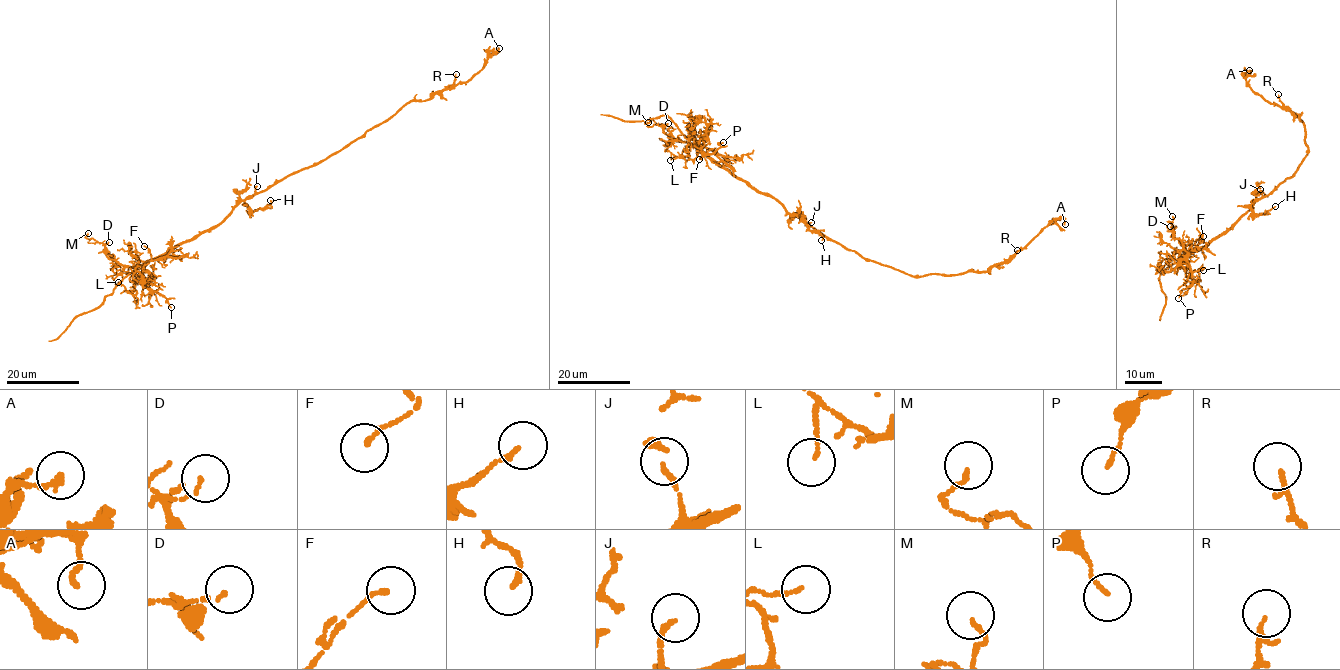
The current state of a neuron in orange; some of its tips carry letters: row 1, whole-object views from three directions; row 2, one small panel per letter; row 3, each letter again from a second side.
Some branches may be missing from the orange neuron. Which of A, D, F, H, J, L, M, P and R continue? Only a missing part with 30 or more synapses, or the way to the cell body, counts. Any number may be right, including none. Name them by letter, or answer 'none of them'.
none of them

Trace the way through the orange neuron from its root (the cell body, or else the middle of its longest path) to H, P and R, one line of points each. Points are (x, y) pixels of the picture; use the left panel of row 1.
H: (271, 186), (244, 201), (252, 211), (264, 209), (270, 200)
P: (271, 186), (240, 201), (217, 225), (179, 243), (146, 264), (143, 270), (146, 287), (167, 298), (171, 307)
R: (271, 186), (338, 153), (388, 120), (408, 102), (426, 101), (441, 93), (453, 84), (456, 74)

